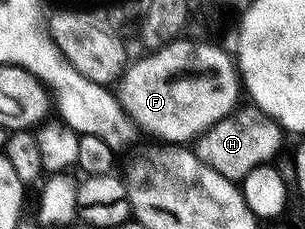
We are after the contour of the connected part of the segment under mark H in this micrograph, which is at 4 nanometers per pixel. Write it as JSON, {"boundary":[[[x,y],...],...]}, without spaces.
{"boundary":[[[242,106],[197,137],[196,154],[212,170],[216,170],[216,174],[224,174],[224,178],[241,182],[253,168],[273,161],[273,156],[282,148],[282,136],[283,129],[273,118],[253,106]]]}

